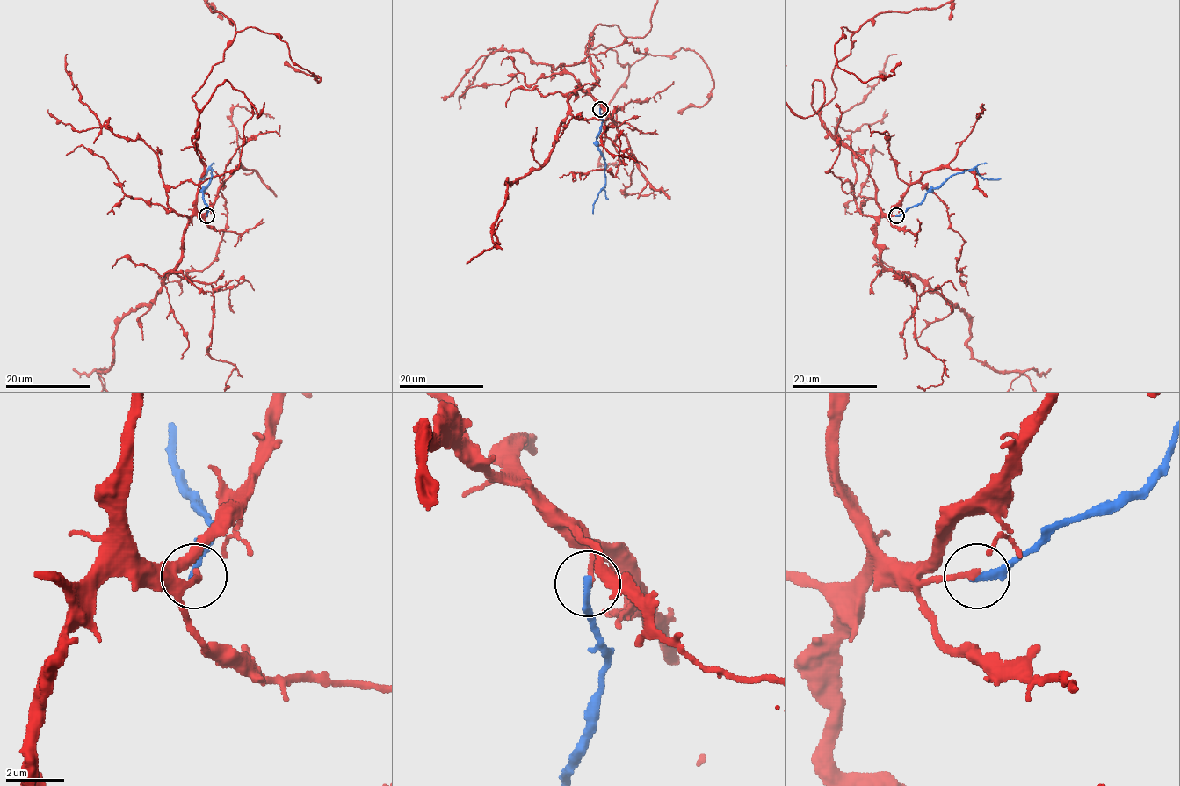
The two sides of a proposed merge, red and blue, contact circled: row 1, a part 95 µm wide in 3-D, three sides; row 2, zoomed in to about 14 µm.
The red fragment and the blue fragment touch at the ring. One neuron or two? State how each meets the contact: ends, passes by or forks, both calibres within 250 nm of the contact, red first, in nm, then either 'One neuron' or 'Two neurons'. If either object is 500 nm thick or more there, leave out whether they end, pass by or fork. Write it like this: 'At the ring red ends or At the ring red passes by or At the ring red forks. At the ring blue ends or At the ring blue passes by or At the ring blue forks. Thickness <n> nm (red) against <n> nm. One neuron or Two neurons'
At the ring red ends. At the ring blue ends. Thickness 200 nm (red) against 240 nm. Two neurons

